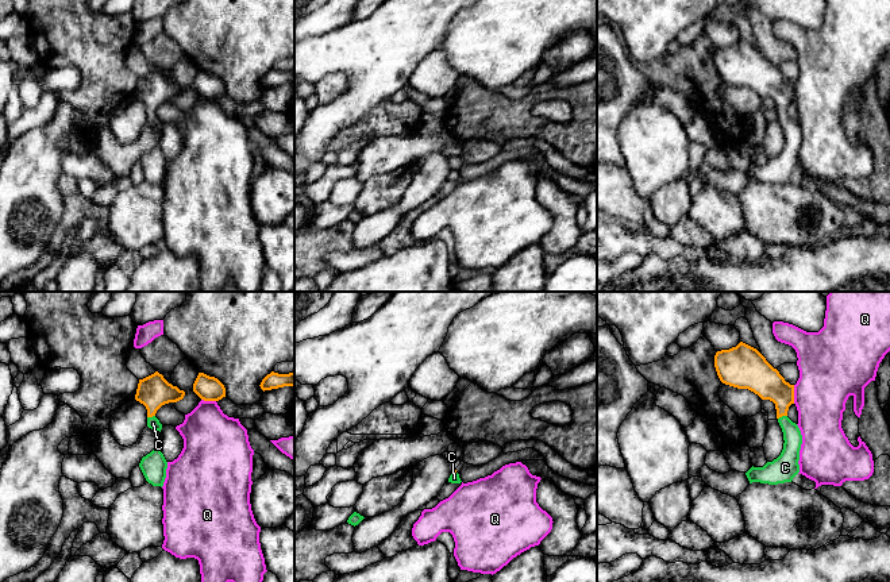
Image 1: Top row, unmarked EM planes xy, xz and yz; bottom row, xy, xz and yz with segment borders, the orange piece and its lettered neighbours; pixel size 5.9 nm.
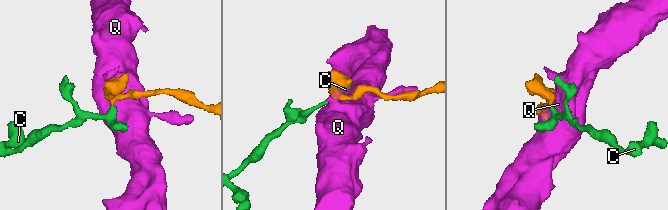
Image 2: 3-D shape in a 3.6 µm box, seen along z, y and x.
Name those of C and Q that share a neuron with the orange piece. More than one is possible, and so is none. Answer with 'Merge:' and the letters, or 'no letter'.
Merge: C

